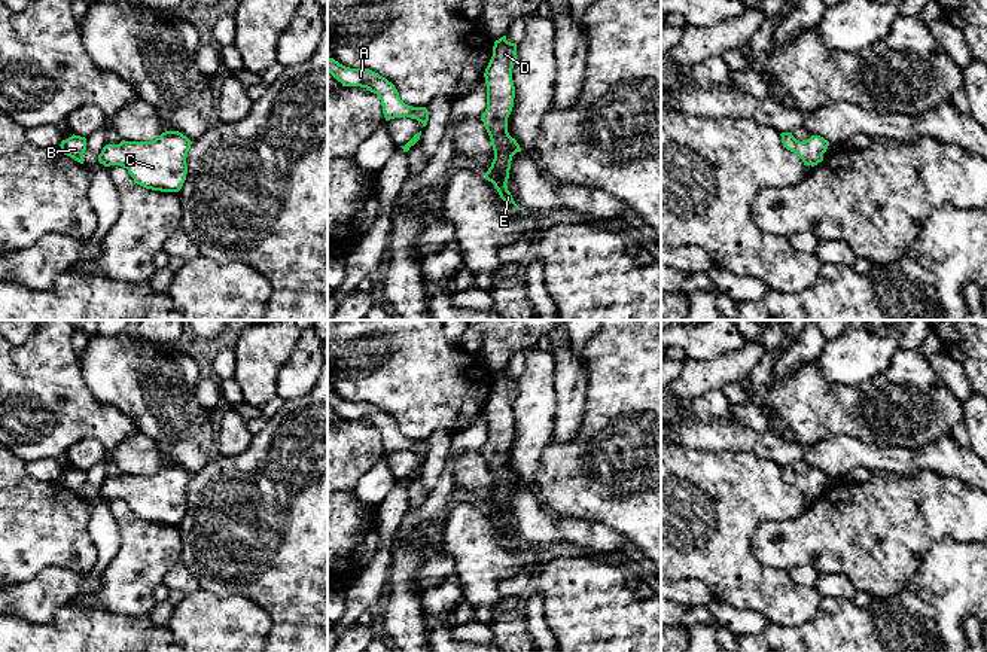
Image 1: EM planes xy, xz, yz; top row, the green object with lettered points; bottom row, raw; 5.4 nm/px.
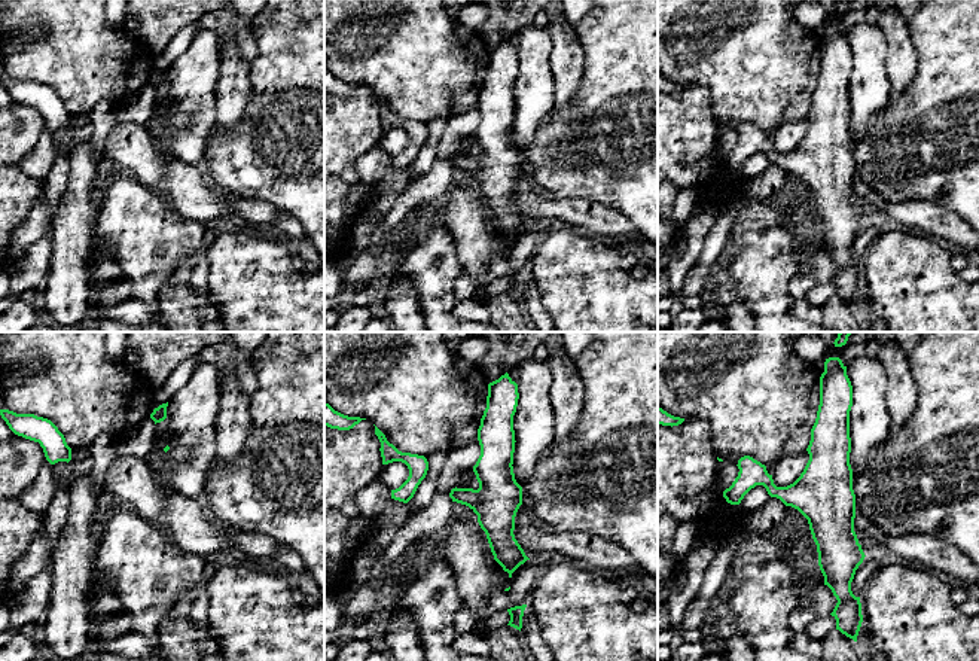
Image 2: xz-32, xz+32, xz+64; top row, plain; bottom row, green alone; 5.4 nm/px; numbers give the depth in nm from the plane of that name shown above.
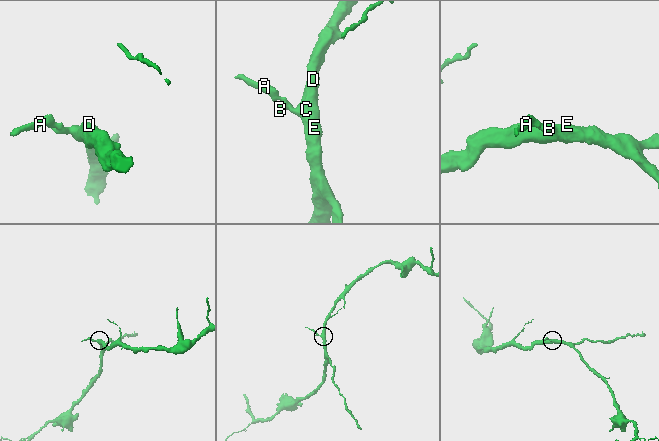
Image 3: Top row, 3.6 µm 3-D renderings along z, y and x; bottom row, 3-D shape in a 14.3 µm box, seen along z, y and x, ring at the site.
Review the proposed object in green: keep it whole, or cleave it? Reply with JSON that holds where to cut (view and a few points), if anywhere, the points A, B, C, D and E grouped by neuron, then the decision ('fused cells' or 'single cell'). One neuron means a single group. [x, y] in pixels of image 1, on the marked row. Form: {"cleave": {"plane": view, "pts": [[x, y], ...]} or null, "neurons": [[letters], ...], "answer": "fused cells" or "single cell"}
{"cleave": null, "neurons": [["A", "B", "C", "D", "E"]], "answer": "single cell"}

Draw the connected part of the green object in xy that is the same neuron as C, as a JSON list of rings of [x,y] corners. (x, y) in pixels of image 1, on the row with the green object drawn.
[[[165,131],[153,141],[106,144],[98,162],[127,168],[134,182],[146,189],[179,192],[186,180],[191,144],[182,132]]]

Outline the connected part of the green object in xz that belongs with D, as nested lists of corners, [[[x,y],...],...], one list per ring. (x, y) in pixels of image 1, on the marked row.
[[[506,36],[494,42],[493,57],[484,73],[487,83],[487,109],[481,121],[484,122],[494,150],[494,159],[485,173],[485,179],[494,185],[503,201],[512,202],[517,210],[521,210],[506,186],[512,156],[521,152],[517,140],[508,132],[508,118],[515,98],[512,80],[515,60],[517,43],[508,42]]]

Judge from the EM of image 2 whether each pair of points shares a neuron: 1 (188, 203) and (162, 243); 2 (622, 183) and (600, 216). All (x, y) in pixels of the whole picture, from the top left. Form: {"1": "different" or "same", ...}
{"1": "different", "2": "different"}

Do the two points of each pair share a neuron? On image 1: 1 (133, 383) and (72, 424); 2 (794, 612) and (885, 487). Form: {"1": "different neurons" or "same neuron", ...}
{"1": "different neurons", "2": "different neurons"}

